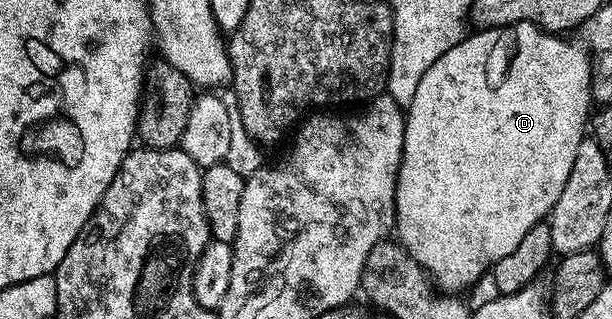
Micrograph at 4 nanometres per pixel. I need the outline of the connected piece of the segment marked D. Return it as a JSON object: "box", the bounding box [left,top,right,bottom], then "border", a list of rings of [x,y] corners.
{"box":[395,24,594,294],"border":[[[514,24],[506,28],[485,28],[465,35],[463,40],[426,74],[422,74],[422,82],[418,82],[418,90],[414,90],[414,98],[406,105],[404,117],[404,149],[402,162],[398,170],[396,183],[396,227],[395,239],[403,246],[428,273],[433,285],[444,294],[460,294],[463,288],[485,279],[486,273],[506,254],[511,254],[518,247],[518,242],[530,234],[535,224],[541,223],[551,213],[552,207],[562,198],[562,190],[566,187],[566,178],[570,178],[570,170],[574,170],[574,157],[578,155],[578,146],[586,139],[586,129],[590,124],[590,113],[594,108],[592,99],[592,61],[589,53],[579,43],[571,44],[563,35],[545,32],[535,24]]]}

